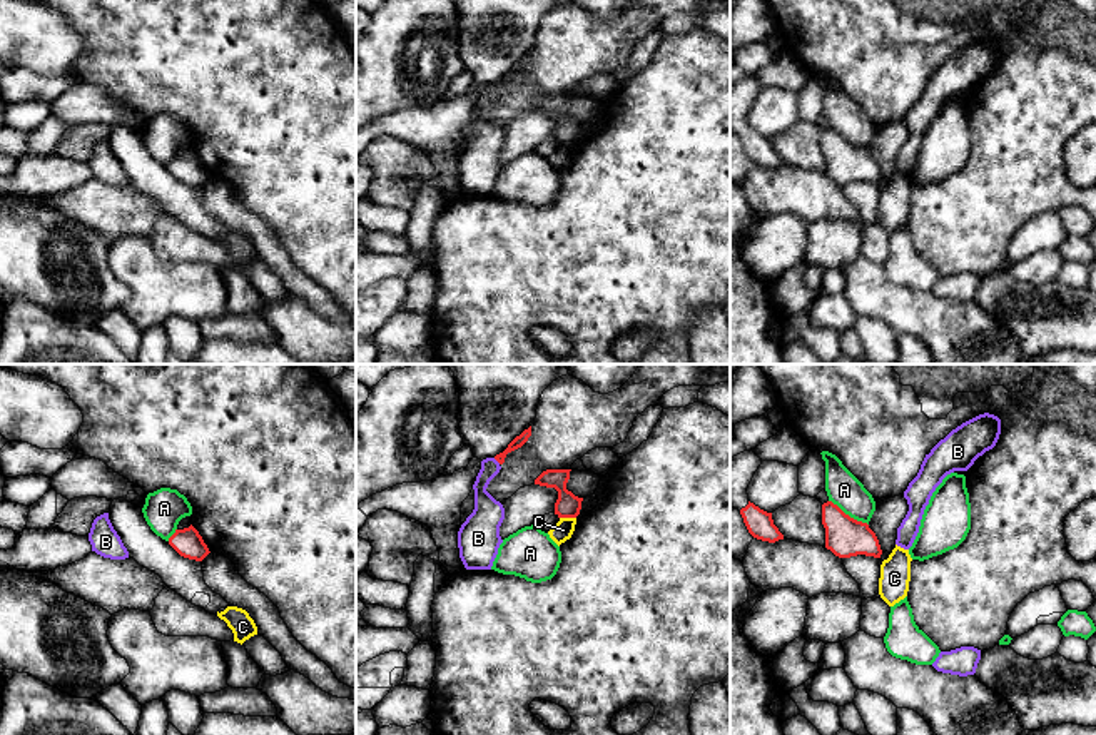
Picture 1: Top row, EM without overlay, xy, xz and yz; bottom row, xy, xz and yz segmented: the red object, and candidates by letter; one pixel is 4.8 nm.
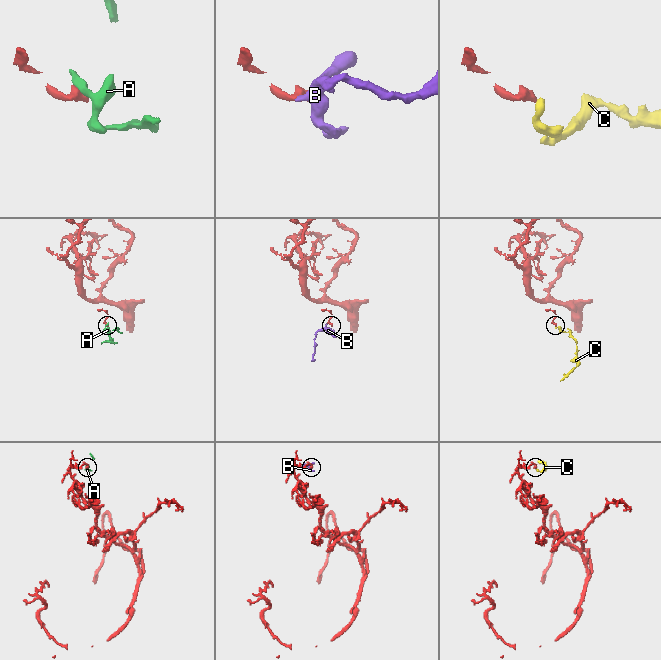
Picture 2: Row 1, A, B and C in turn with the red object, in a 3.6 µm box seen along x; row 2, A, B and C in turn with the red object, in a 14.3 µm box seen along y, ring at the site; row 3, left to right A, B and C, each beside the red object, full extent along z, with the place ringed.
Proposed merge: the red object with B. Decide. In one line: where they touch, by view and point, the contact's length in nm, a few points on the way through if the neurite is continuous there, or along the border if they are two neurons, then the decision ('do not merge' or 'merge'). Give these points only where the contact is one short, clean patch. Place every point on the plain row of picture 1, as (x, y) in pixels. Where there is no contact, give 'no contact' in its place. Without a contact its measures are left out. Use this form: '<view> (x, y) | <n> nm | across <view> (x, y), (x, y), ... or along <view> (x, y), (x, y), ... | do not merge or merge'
xz (497, 86) | 50 nm | across xz (518, 67), (497, 86), (482, 107), (487, 136) | merge

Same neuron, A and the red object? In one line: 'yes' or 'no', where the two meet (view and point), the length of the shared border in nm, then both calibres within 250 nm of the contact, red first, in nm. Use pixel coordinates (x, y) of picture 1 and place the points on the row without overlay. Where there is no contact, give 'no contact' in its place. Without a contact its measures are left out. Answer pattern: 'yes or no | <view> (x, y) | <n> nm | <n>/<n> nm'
no | yz (847, 141) | 220 nm | 190/160 nm

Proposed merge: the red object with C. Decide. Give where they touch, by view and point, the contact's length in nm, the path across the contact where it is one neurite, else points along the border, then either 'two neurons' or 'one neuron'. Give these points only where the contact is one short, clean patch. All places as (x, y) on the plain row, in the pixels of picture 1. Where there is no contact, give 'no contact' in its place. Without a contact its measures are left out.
xz (568, 142) | 80 nm | along xz (560, 142), (575, 144) | two neurons

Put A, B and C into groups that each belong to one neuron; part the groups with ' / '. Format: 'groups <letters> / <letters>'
groups A / B / C

